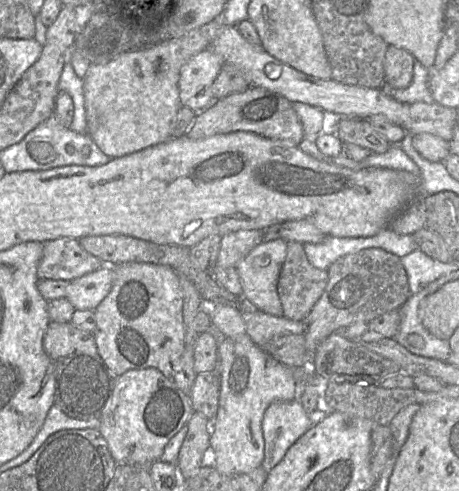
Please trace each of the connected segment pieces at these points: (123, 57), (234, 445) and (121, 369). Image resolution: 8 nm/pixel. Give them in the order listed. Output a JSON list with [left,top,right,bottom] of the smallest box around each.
[[83,13,224,159],[210,335,297,475],[93,262,185,379]]

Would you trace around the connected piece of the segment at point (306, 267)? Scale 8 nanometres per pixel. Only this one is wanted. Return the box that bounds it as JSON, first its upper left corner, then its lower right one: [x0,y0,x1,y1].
[277,241,328,321]

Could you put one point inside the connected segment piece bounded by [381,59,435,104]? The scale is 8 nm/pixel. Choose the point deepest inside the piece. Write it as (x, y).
(418, 91)

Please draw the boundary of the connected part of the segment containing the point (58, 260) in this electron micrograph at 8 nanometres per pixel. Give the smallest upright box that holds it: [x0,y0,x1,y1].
[37,237,103,282]

